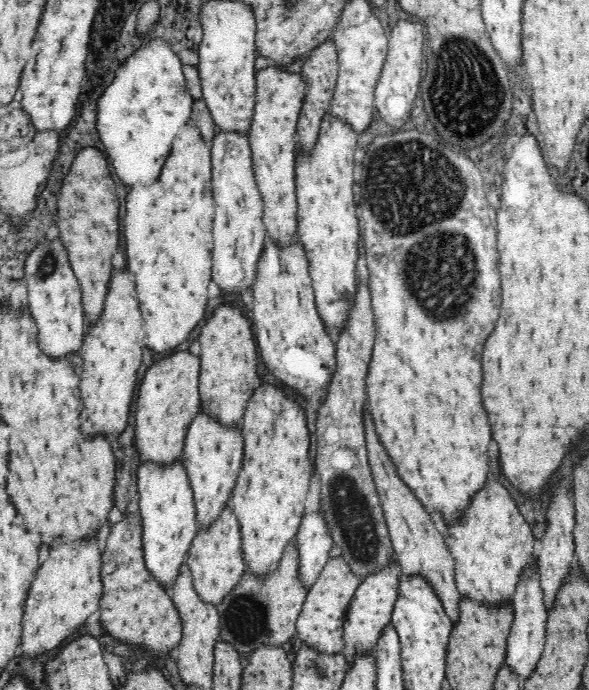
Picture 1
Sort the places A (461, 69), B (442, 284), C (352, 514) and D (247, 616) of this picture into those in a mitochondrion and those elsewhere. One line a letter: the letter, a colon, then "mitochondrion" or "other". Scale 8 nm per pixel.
A: mitochondrion
B: mitochondrion
C: mitochondrion
D: mitochondrion

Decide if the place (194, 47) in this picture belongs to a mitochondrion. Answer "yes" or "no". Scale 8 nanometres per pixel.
no

